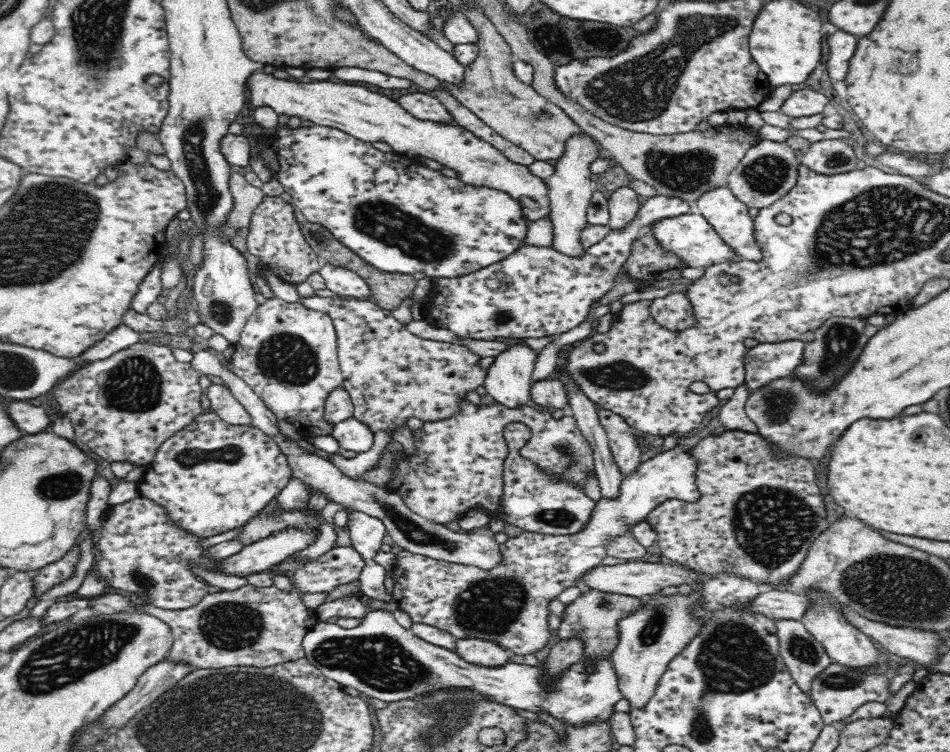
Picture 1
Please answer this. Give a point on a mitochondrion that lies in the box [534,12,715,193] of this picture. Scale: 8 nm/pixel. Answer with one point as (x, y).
(614, 46)

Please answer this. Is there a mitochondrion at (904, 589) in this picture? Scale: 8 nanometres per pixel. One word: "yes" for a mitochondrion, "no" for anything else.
yes

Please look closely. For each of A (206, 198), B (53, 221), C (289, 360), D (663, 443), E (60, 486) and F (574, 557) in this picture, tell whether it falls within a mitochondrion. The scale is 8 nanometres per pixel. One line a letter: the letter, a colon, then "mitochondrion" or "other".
A: mitochondrion
B: mitochondrion
C: mitochondrion
D: other
E: mitochondrion
F: other

